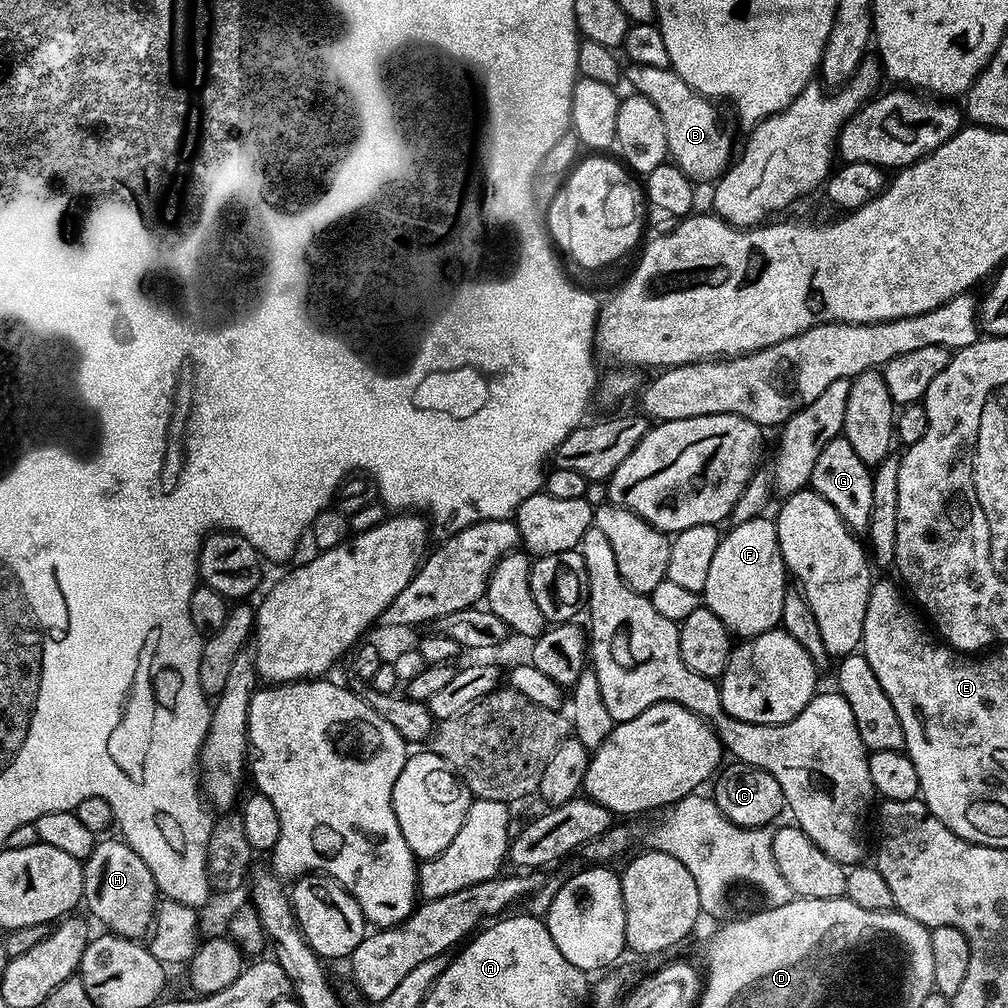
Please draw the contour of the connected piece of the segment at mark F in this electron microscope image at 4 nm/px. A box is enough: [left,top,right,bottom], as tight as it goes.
[702,516,788,638]

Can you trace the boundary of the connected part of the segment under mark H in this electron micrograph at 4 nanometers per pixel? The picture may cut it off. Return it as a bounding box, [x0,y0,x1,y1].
[82,838,159,940]

